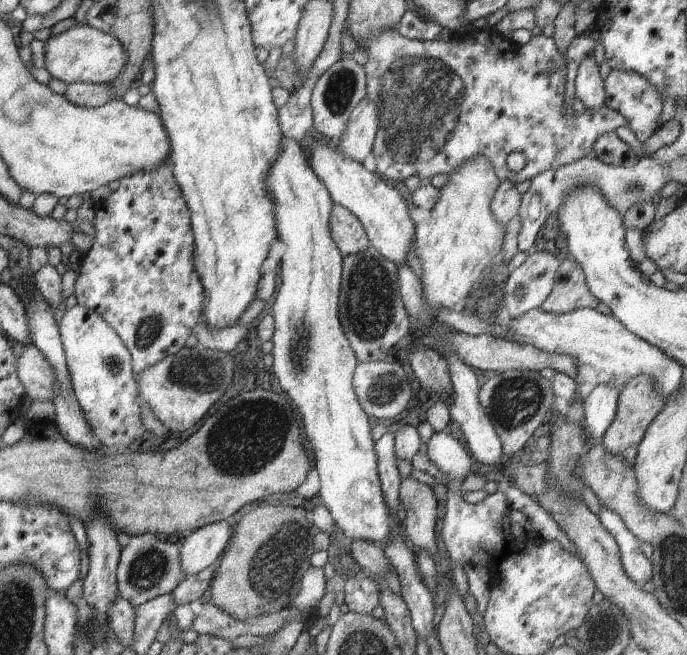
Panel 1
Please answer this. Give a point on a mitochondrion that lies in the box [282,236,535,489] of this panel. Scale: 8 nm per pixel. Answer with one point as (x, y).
(369, 306)

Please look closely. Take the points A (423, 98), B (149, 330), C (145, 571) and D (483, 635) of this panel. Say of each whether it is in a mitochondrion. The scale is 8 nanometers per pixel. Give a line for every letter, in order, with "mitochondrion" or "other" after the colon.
A: mitochondrion
B: mitochondrion
C: mitochondrion
D: other

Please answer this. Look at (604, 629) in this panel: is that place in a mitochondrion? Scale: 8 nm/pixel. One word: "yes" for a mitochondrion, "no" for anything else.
yes

